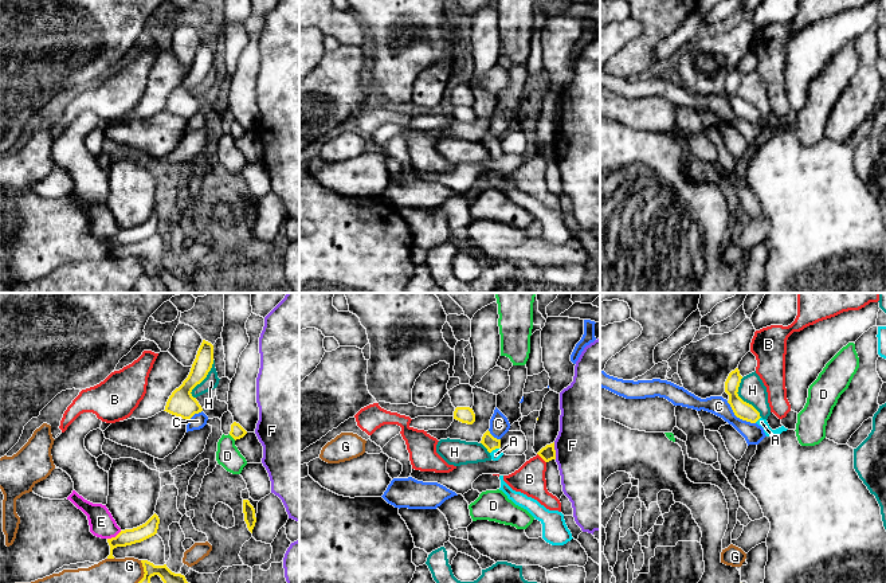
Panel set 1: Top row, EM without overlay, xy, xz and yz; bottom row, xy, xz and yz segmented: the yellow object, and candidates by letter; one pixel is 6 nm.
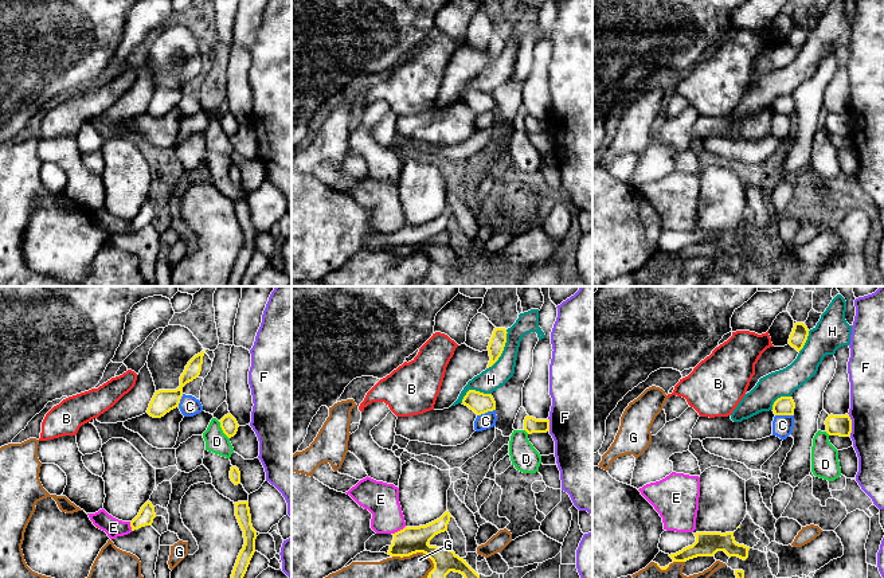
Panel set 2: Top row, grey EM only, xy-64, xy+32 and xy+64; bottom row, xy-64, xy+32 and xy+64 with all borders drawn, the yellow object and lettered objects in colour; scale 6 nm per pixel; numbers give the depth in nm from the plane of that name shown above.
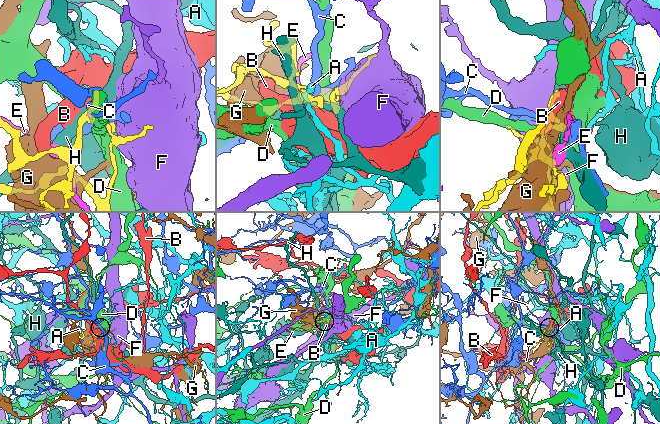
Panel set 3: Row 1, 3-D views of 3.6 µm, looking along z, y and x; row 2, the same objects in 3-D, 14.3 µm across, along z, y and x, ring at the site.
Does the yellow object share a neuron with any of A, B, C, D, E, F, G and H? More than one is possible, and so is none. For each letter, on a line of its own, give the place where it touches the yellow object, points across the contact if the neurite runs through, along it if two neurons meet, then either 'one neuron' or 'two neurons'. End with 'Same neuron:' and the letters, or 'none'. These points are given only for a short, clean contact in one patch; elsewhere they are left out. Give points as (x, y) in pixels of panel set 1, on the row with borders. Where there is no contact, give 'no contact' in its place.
A: meets yellow in xz at (494, 449); runs through xz (487, 439), (494, 449), (496, 454); one neuron
B: meets yellow in xz at (541, 457); two neurons
C: meets yellow in yz at (739, 417); border along yz (726, 400), (737, 417), (755, 423); two neurons
D: meets yellow in xy at (232, 437); two neurons
E: meets yellow in xy at (116, 536); border along xy (121, 531), (108, 539); two neurons
F: meets yellow in xz at (555, 450); two neurons
G: meets yellow in xy at (144, 571); two neurons
H: meets yellow in yz at (741, 399); two neurons
Same neuron: A

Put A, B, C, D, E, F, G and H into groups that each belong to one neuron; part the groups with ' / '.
A / B / C / D / E / F / G / H

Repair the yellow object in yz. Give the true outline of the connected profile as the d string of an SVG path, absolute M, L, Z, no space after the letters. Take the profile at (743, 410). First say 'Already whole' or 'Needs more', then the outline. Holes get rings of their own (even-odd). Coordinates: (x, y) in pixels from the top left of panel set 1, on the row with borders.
Needs more. M738 368L732 371L725 382L725 392L729 395L728 403L730 404L734 415L742 420L757 423L764 429L764 433L767 437L775 437L781 434L783 431L787 431L784 426L772 430L767 422L767 419L762 419L760 416L760 412L749 403L744 402L738 396L738 387L741 383L742 376L740 375Z

